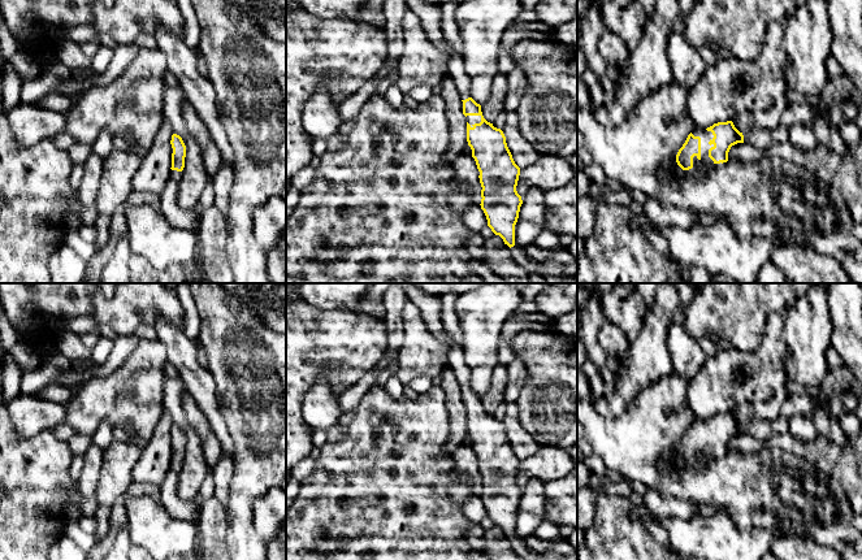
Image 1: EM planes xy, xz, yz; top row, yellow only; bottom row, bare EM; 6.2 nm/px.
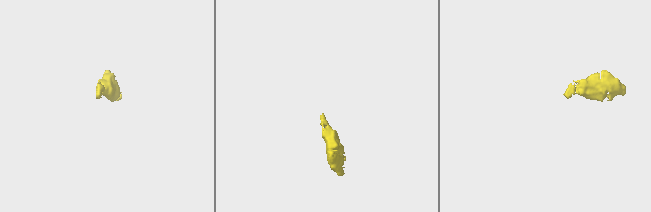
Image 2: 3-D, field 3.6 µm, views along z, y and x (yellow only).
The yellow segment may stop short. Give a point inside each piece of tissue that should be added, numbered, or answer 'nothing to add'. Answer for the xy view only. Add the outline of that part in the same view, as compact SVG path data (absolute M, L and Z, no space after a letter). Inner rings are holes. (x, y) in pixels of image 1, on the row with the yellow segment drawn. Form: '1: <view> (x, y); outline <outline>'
1: xy (183, 218); outline M170 170L169 179L160 192L161 213L176 227L196 231L200 226L200 209L198 207L183 209L177 203L177 191L182 172Z

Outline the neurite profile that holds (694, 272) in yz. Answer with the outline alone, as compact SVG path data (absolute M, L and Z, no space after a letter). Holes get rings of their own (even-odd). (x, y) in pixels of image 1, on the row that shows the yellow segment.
M685 265L690 281L689 283L711 283L711 274L707 273L703 268L701 266L692 266L692 265Z

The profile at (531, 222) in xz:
M532 187L523 195L519 218L515 225L515 244L530 246L546 230L545 226L545 191Z

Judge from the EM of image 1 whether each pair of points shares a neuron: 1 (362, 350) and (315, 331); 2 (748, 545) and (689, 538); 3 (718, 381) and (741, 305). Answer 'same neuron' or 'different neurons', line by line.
1: same neuron
2: same neuron
3: different neurons

